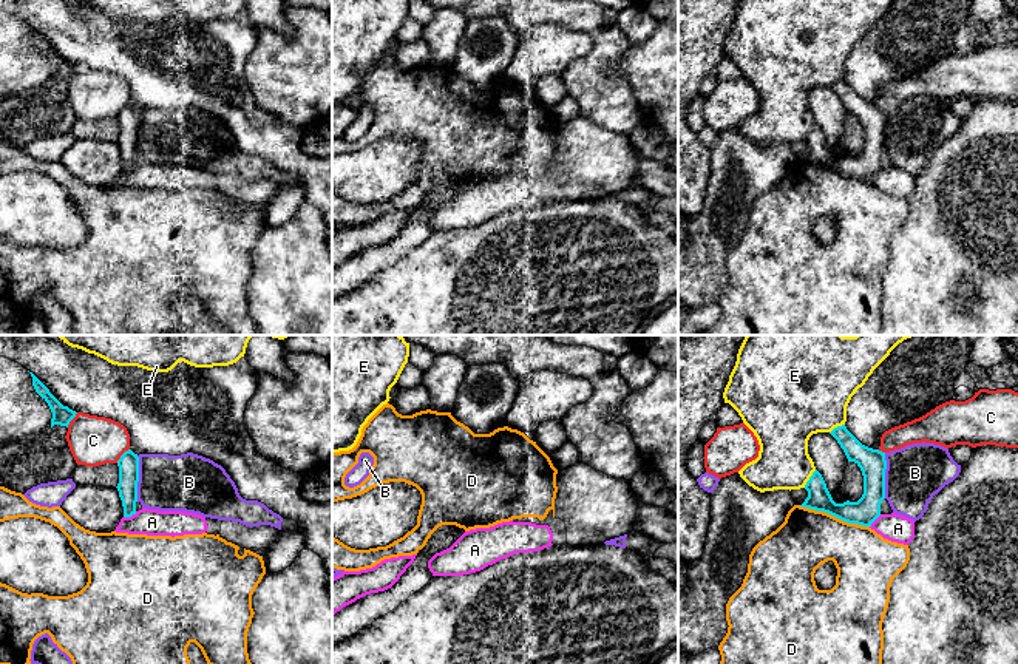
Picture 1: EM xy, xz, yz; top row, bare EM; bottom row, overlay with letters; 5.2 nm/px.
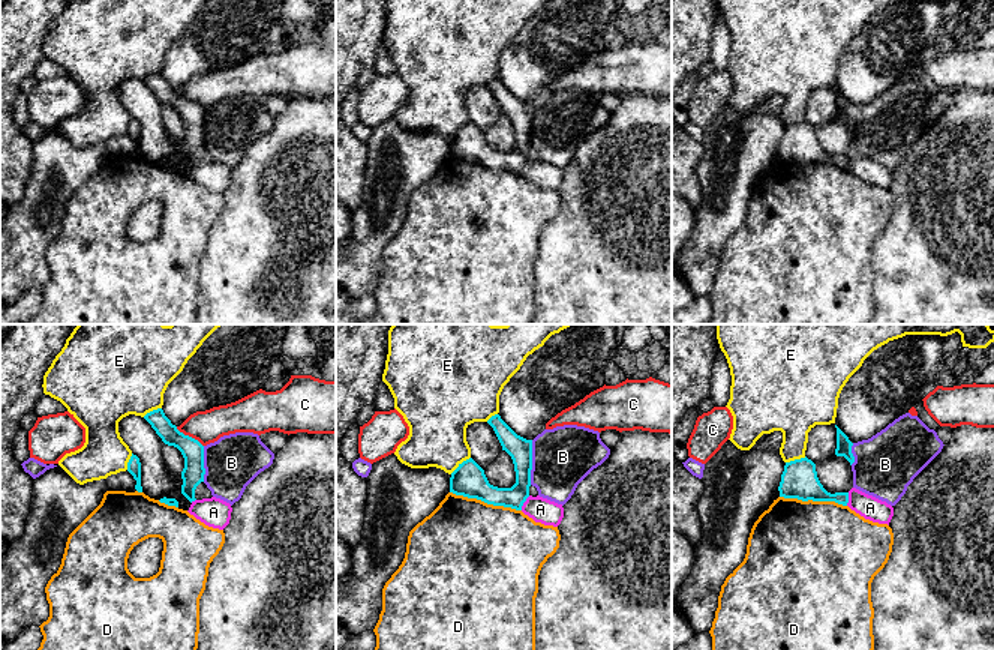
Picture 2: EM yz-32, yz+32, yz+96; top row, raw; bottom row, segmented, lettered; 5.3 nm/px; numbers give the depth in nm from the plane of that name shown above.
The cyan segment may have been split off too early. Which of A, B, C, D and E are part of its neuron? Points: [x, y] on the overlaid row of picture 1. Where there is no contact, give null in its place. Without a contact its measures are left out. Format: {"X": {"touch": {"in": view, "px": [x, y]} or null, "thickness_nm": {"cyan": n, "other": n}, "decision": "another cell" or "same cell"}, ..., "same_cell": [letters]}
{"A": {"touch": {"in": "xy", "px": [130, 516]}, "thickness_nm": {"cyan": 110, "other": 140}, "decision": "another cell"}, "B": {"touch": {"in": "xy", "px": [138, 479]}, "thickness_nm": {"cyan": 110, "other": 300}, "decision": "another cell"}, "C": {"touch": {"in": "xy", "px": [121, 456]}, "thickness_nm": {"cyan": 110, "other": 260}, "decision": "another cell"}, "D": {"touch": {"in": "yz", "px": [834, 516]}, "thickness_nm": {"cyan": 140, "other": 300}, "decision": "another cell"}, "E": {"touch": {"in": "yz", "px": [810, 479]}, "thickness_nm": {"cyan": 120, "other": 280}, "decision": "another cell"}, "same_cell": []}

